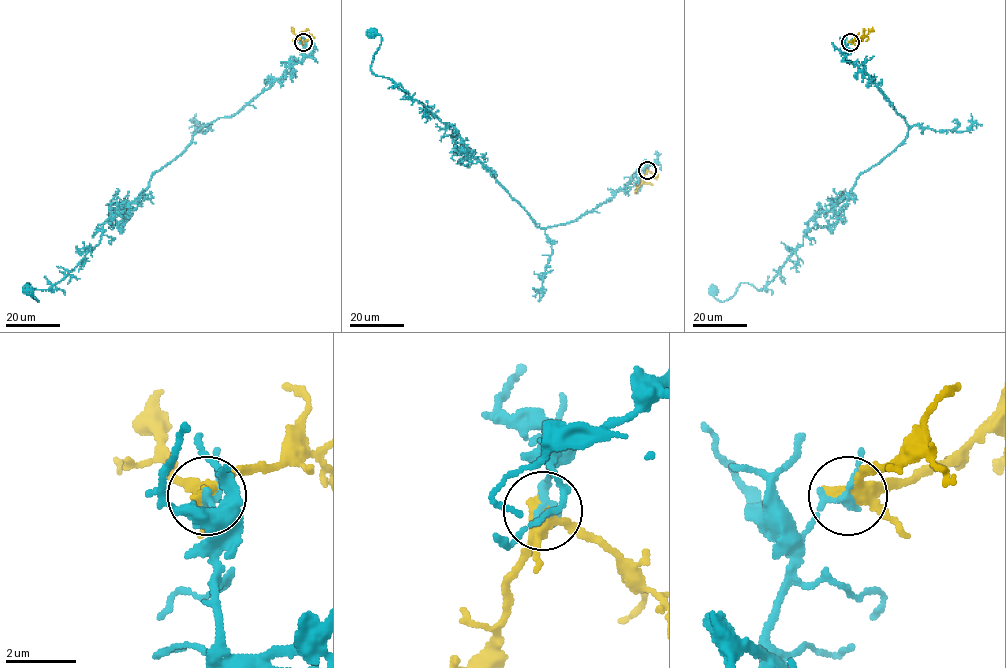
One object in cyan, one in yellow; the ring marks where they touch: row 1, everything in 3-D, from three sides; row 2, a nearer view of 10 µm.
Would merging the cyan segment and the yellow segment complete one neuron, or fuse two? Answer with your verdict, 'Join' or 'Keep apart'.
Keep apart

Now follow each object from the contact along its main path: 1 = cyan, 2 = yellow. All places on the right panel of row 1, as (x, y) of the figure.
1: (850, 42), (845, 58), (904, 118), (905, 138), (808, 222), (762, 288), (740, 283), (720, 301), (713, 291)
2: (850, 42), (864, 37), (873, 27)

